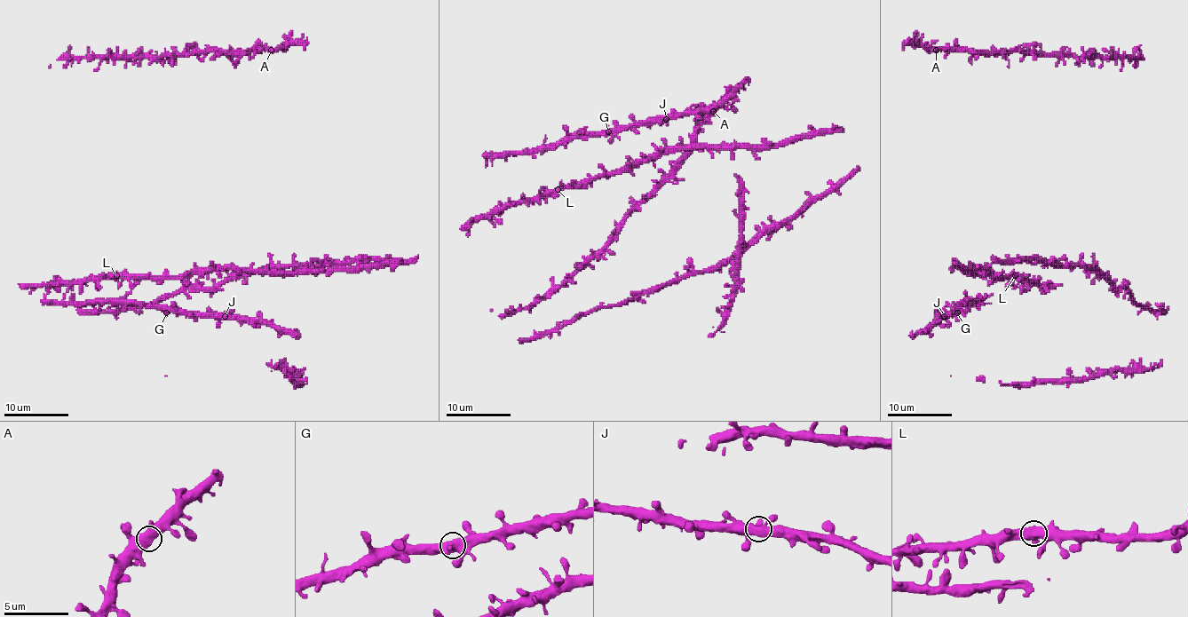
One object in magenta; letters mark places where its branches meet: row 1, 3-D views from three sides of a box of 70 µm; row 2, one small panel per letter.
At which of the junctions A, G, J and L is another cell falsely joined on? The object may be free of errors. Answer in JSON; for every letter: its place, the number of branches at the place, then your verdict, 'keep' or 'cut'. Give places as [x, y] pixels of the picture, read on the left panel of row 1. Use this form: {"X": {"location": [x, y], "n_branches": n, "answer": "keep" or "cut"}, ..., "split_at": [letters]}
{"A": {"location": [271, 50], "n_branches": 2, "answer": "keep"}, "G": {"location": [166, 312], "n_branches": 1, "answer": "keep"}, "J": {"location": [225, 316], "n_branches": 3, "answer": "keep"}, "L": {"location": [116, 275], "n_branches": 2, "answer": "keep"}, "split_at": []}

